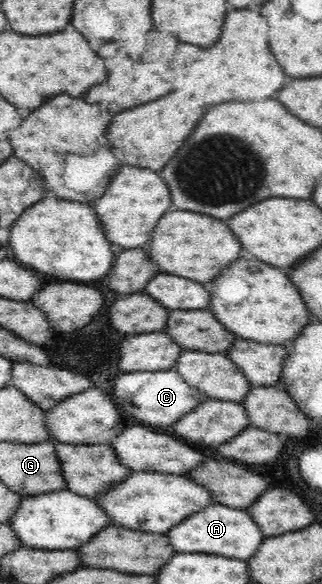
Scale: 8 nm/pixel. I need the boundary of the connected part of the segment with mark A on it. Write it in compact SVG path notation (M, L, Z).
M218 503L188 516L186 520L175 524L165 535L176 553L208 553L240 560L248 560L255 555L266 537L247 510L232 509Z

